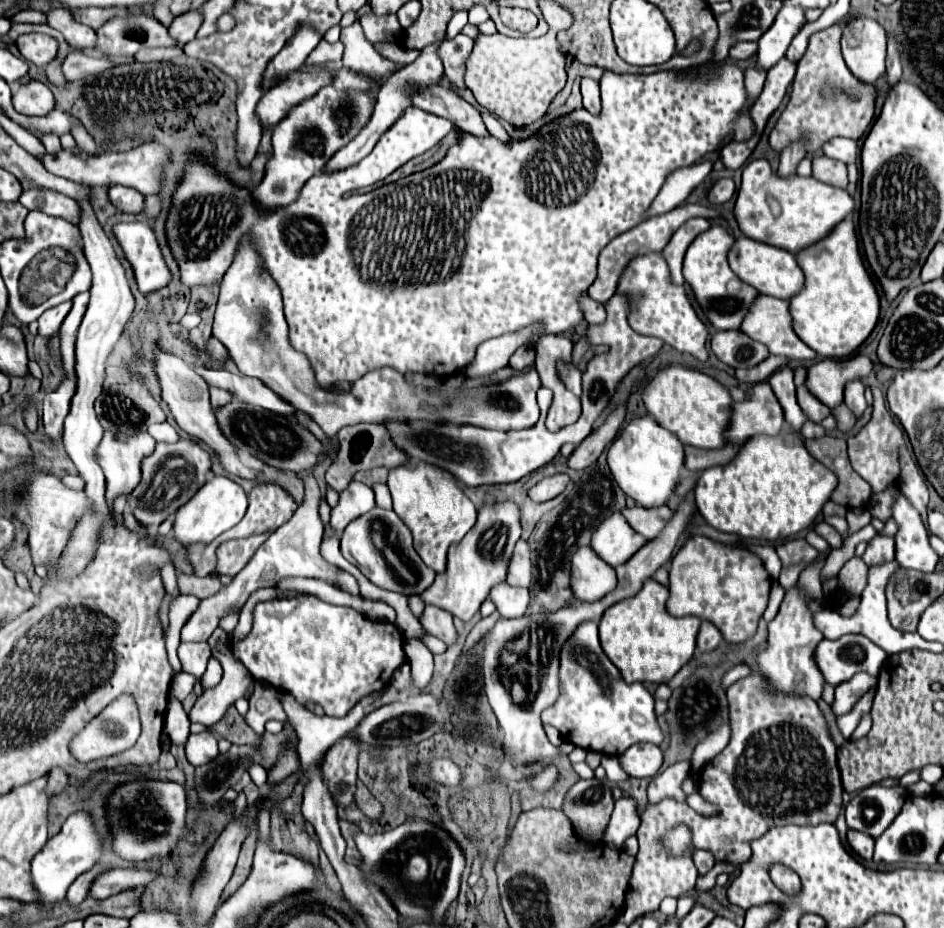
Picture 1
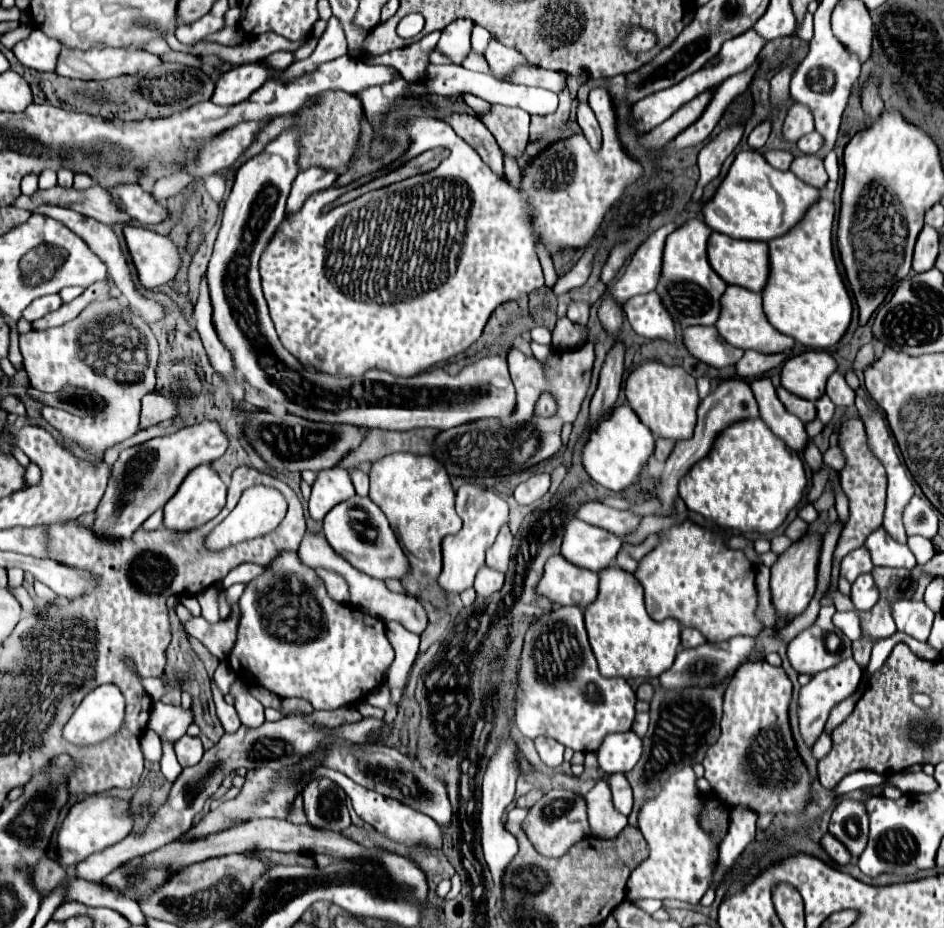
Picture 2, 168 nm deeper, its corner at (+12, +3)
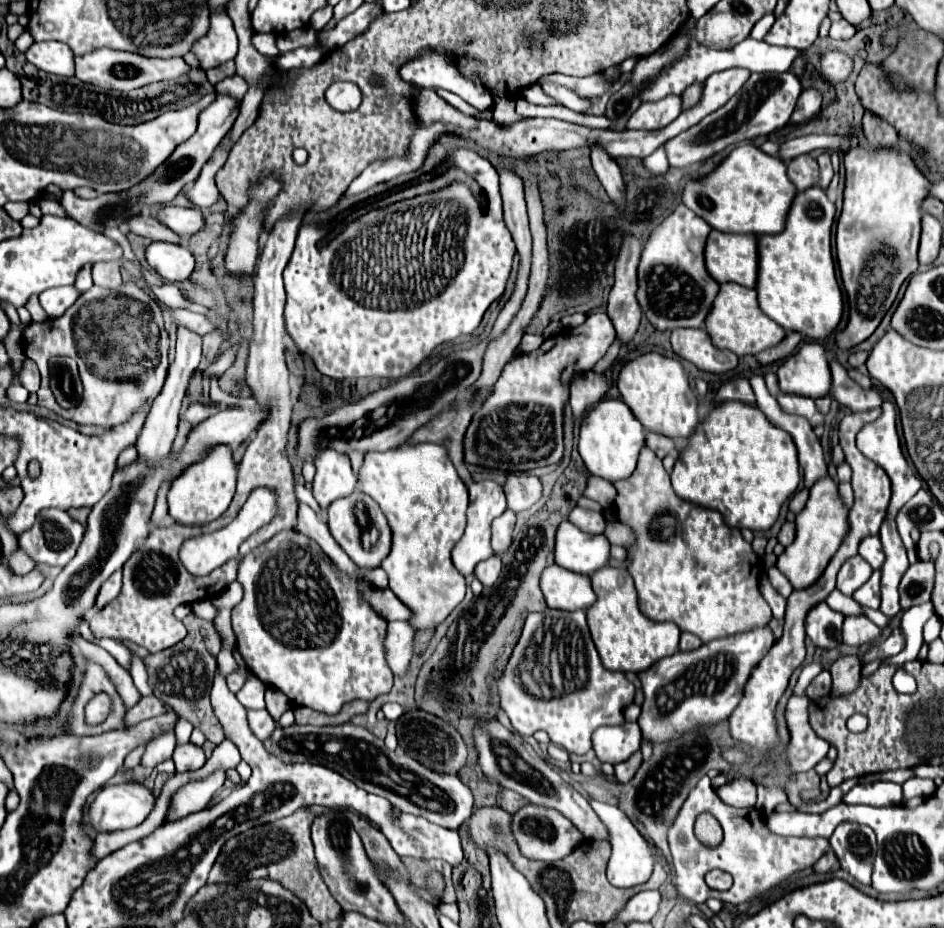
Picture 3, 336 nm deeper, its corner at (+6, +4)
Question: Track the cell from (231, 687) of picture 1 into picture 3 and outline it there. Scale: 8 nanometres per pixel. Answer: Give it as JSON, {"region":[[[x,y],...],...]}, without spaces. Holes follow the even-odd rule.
{"region":[[[163,734],[147,744],[145,754],[141,758],[141,766],[155,768],[159,762],[171,758],[173,750],[175,750],[175,734]]]}

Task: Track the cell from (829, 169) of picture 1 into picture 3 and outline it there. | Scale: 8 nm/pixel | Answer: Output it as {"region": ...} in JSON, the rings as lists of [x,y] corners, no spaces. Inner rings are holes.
{"region":[[[811,154],[793,158],[787,164],[787,174],[789,174],[789,180],[797,186],[797,190],[807,190],[809,186],[815,186],[819,182],[817,160]]]}

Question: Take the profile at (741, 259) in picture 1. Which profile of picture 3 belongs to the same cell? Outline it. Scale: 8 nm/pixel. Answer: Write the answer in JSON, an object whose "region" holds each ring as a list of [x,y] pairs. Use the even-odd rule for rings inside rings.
{"region":[[[711,230],[705,244],[705,268],[719,284],[735,282],[745,288],[755,288],[757,238],[753,234],[725,234]]]}

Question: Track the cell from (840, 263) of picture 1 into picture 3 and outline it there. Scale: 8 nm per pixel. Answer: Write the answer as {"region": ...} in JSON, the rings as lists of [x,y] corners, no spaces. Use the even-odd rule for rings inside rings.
{"region":[[[811,186],[793,198],[793,210],[789,210],[789,222],[785,222],[781,234],[757,238],[759,270],[755,290],[759,308],[787,332],[799,332],[815,340],[827,338],[843,316],[843,296],[831,254],[833,220],[835,204],[819,186]]]}

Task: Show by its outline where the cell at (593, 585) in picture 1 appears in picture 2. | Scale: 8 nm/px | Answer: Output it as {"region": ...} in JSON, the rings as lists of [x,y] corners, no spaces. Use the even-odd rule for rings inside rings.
{"region":[[[561,555],[547,561],[545,573],[537,585],[537,593],[545,595],[557,605],[575,605],[585,609],[597,599],[599,593],[599,573],[587,571],[567,563]]]}

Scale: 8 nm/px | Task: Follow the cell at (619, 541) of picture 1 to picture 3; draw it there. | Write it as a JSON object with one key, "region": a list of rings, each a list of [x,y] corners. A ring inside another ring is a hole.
{"region":[[[561,522],[555,536],[555,564],[579,572],[593,574],[609,560],[609,540],[599,534],[585,534],[571,522]]]}

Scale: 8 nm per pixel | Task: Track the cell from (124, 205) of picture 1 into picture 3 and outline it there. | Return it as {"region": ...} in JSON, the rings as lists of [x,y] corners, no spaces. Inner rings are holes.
{"region":[[[163,206],[159,212],[159,220],[179,236],[193,236],[205,228],[203,214],[201,210],[195,210],[195,208]]]}

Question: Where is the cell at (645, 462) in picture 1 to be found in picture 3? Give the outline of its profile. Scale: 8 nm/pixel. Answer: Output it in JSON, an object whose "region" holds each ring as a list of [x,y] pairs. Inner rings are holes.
{"region":[[[601,400],[593,410],[589,410],[581,422],[579,432],[579,454],[593,476],[617,482],[629,478],[637,466],[639,450],[645,446],[645,430],[641,422],[633,416],[623,400]]]}

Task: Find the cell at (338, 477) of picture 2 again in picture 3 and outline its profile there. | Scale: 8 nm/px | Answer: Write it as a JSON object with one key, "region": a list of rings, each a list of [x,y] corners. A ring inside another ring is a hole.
{"region":[[[321,450],[321,454],[317,454],[315,468],[317,468],[317,472],[315,472],[315,478],[313,478],[313,496],[323,510],[333,500],[351,494],[357,486],[357,476],[351,470],[351,462],[349,462],[347,454],[337,454],[337,450]]]}

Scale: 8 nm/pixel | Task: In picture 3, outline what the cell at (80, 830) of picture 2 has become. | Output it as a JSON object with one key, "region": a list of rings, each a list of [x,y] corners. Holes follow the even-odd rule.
{"region":[[[139,782],[105,786],[89,806],[87,822],[95,832],[115,832],[139,826],[155,808],[155,796]]]}

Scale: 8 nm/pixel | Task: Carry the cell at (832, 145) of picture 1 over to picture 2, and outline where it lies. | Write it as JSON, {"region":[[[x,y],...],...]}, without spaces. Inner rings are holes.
{"region":[[[811,131],[811,133],[803,135],[803,137],[797,141],[797,147],[799,147],[803,153],[817,153],[817,151],[823,147],[823,135],[819,135],[817,131]]]}

